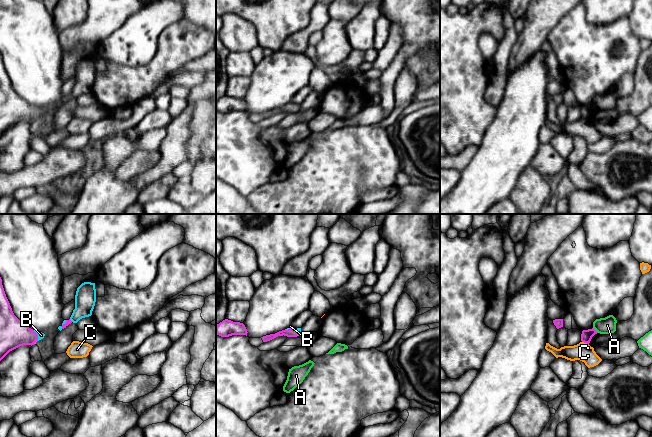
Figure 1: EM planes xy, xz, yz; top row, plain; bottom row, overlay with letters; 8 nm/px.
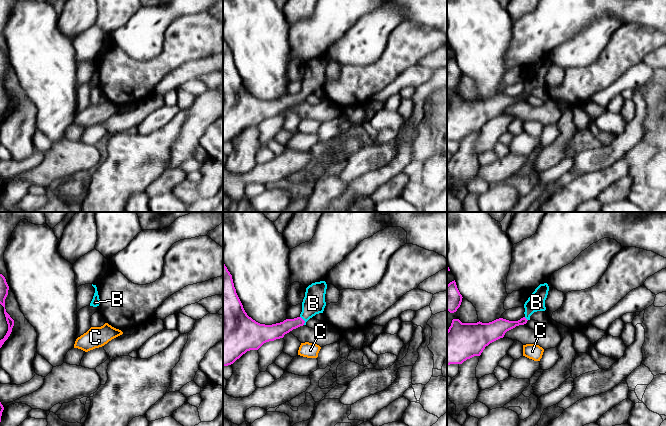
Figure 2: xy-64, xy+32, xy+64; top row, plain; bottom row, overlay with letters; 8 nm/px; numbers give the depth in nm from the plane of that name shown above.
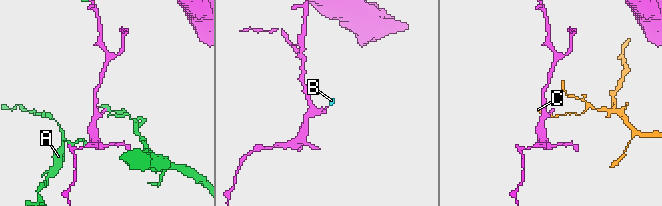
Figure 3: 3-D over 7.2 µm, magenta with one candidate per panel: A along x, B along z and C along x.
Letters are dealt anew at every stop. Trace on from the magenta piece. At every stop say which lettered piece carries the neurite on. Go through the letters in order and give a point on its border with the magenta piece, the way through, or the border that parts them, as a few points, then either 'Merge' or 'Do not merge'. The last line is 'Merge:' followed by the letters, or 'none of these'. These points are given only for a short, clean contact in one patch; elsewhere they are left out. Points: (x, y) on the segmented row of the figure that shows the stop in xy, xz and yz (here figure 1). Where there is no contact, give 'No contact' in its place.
A: Touches magenta at yz (594, 329). Do not merge
B: Touches magenta at xy (37, 337). Path across: xy (13, 333), (37, 337), (41, 335). Merge
C: Touches magenta at yz (585, 342). Boundary: yz (582, 341), (588, 344). Do not merge
Merge: B

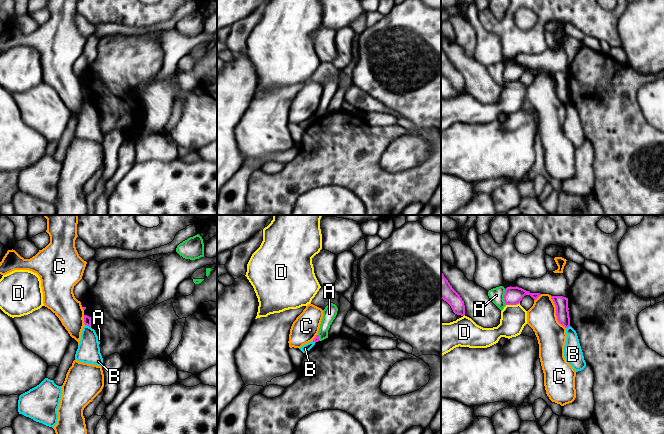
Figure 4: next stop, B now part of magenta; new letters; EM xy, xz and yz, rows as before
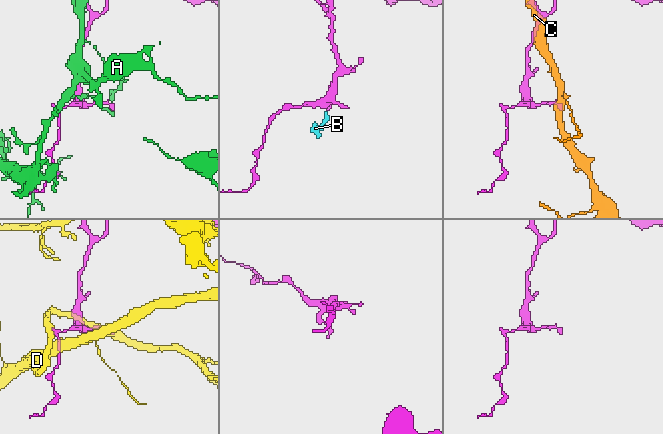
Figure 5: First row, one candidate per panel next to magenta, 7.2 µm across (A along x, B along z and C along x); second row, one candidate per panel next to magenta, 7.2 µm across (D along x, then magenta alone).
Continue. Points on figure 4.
A: Touches magenta at yz (504, 297). Do not merge
B: Touches magenta at xy (88, 325). Boundary: xy (85, 324), (90, 327). Do not merge
C: Touches magenta at yz (556, 312). Do not merge
D: Touches magenta at yz (512, 304). Do not merge
Merge: none of these

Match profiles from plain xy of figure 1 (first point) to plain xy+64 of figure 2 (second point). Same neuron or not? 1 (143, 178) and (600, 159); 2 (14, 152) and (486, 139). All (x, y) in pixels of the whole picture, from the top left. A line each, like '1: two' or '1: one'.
1: two
2: two

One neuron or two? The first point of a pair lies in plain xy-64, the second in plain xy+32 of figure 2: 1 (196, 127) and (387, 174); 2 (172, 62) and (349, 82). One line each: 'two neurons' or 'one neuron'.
1: one neuron
2: one neuron

